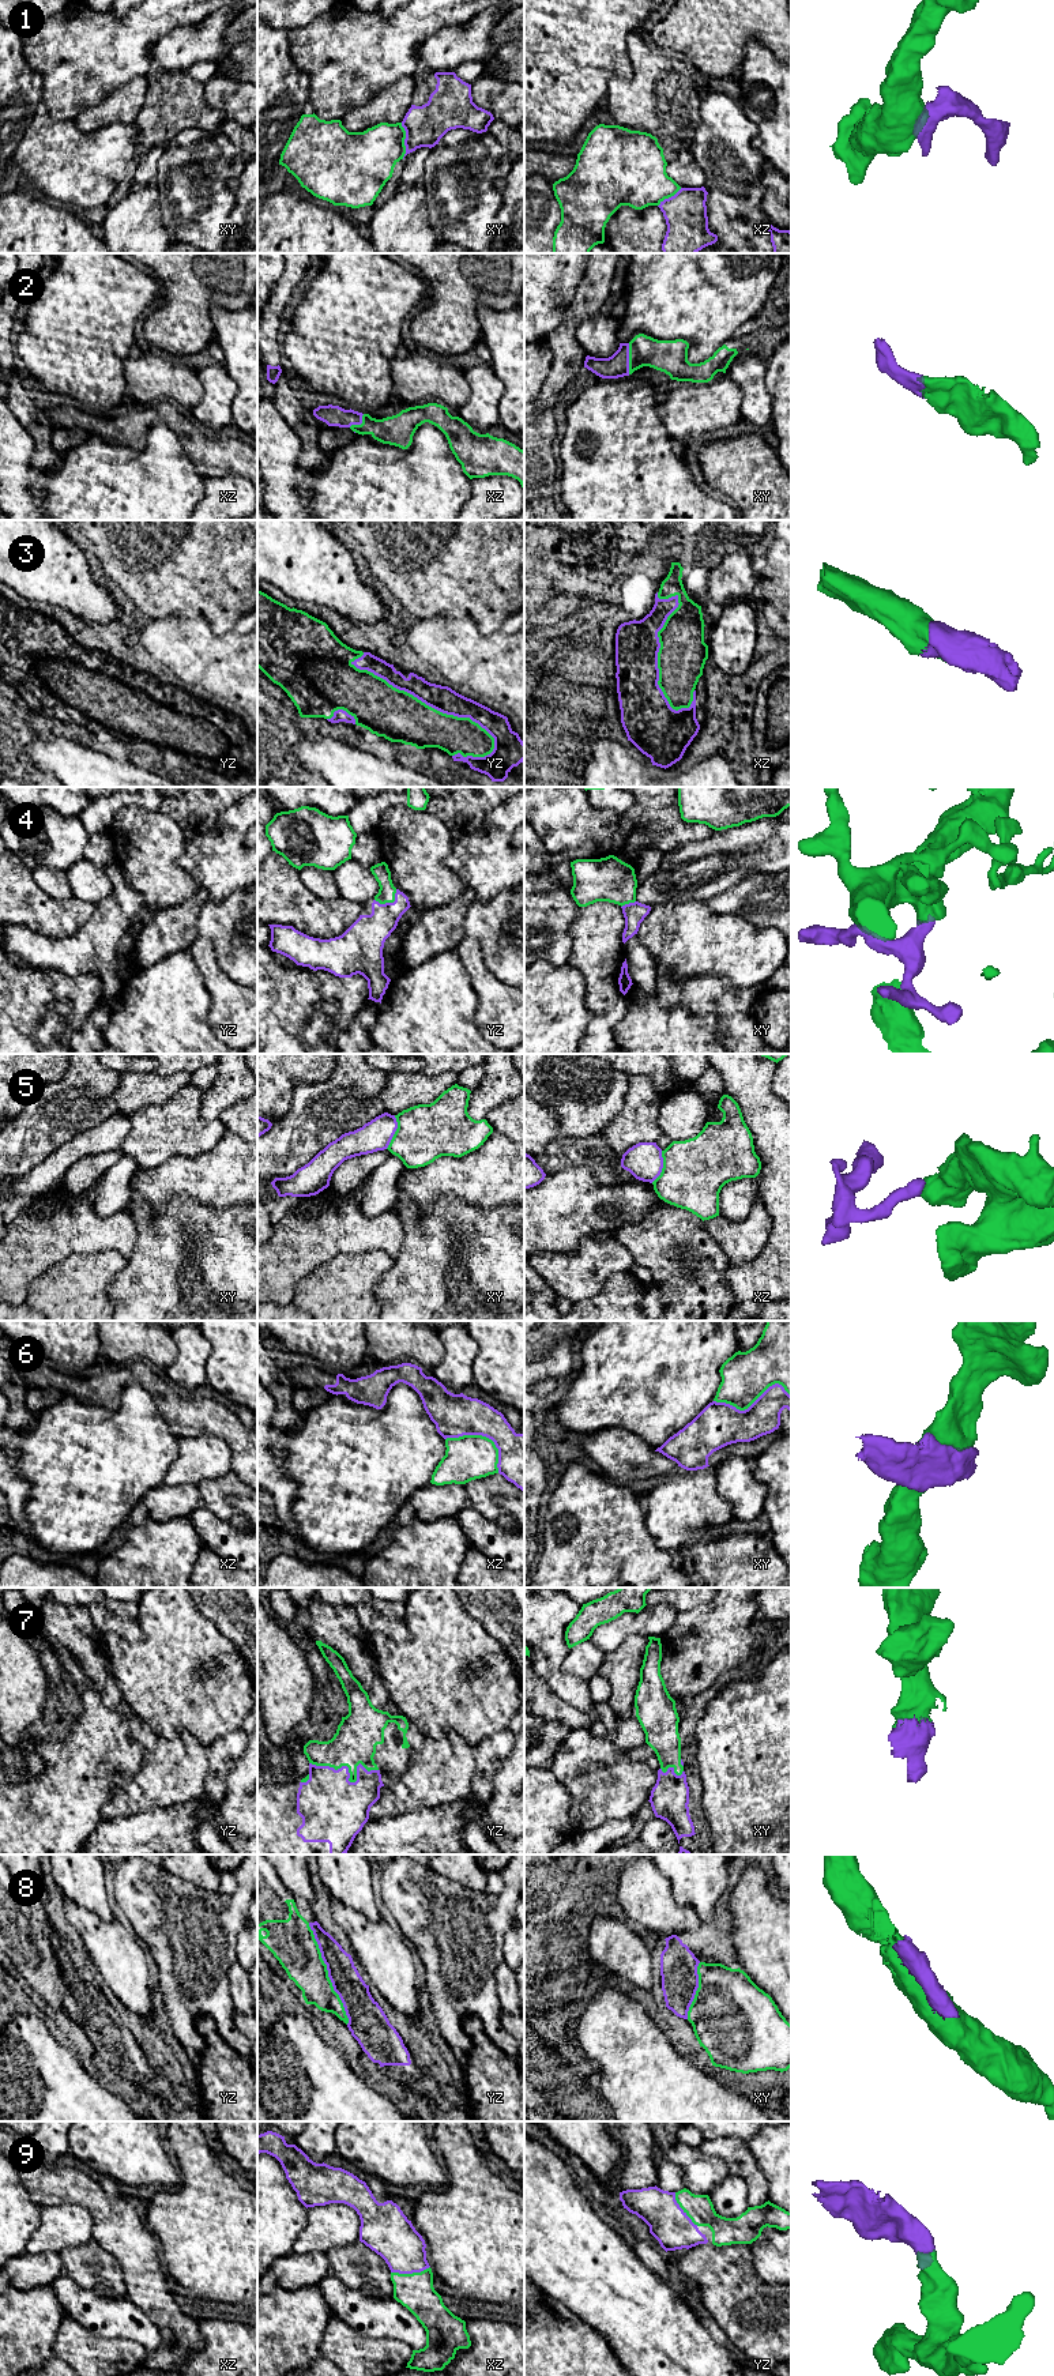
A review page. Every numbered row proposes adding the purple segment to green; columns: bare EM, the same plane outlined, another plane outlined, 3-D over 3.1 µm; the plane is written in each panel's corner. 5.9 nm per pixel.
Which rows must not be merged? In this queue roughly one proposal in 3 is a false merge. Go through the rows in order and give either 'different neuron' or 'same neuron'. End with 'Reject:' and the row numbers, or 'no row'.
1: different neuron
2: same neuron
3: same neuron
4: same neuron
5: different neuron
6: different neuron
7: same neuron
8: different neuron
9: same neuron
Reject: 1, 5, 6, 8

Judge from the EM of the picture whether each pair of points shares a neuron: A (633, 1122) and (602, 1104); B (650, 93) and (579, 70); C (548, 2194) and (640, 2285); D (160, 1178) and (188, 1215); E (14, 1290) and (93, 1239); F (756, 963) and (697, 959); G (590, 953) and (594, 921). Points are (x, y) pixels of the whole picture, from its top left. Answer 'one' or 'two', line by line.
A: two
B: two
C: one
D: two
E: one
F: one
G: one

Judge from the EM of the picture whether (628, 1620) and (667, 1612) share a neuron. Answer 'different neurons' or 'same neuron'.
same neuron

